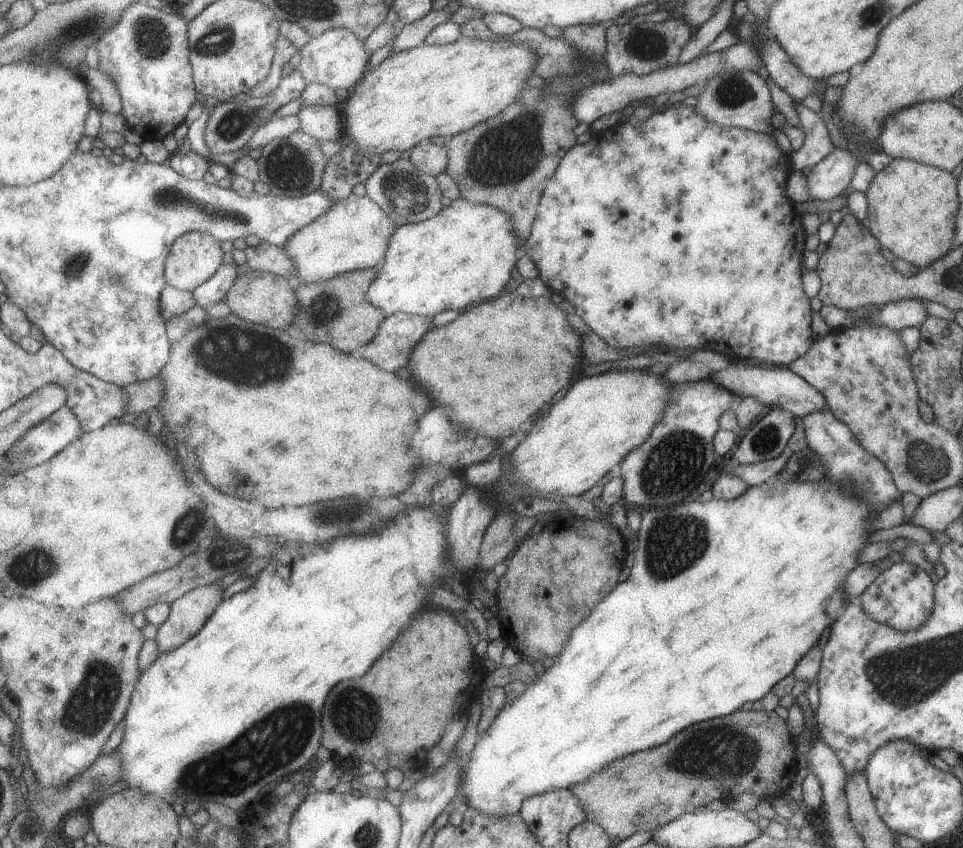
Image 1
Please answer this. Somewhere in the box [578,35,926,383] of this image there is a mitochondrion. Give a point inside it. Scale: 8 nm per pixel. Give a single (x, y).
(733, 92)

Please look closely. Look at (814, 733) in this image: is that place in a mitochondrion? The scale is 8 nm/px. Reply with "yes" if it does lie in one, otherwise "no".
no

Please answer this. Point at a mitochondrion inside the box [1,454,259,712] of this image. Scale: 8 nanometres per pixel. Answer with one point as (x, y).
(32, 566)

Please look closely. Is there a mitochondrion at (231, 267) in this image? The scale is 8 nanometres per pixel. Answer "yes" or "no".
no

